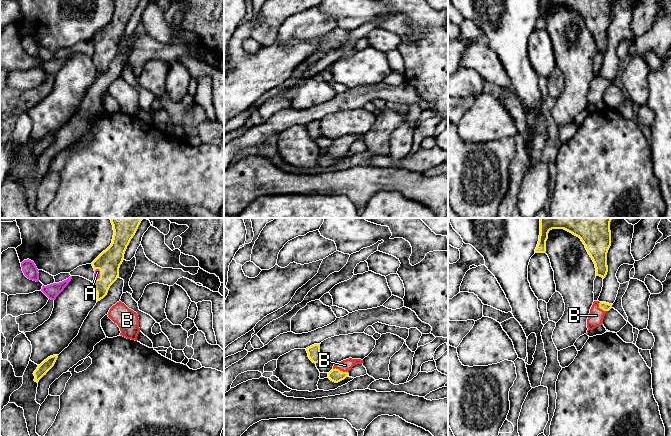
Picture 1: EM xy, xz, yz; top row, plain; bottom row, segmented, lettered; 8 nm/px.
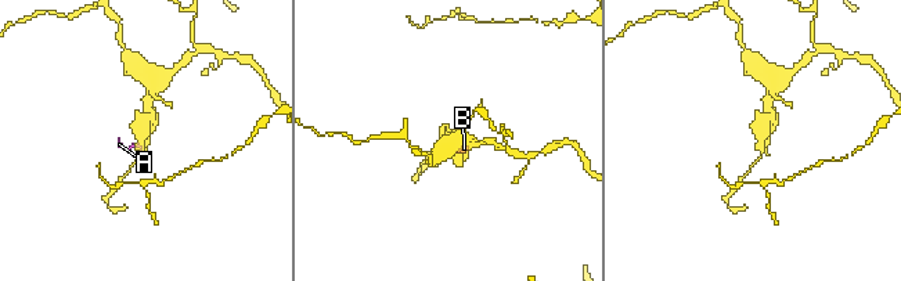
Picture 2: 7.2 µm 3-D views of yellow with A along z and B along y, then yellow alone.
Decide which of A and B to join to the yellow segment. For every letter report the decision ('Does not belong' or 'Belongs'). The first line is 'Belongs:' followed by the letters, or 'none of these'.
Belongs: A, B
A: Belongs
B: Belongs

